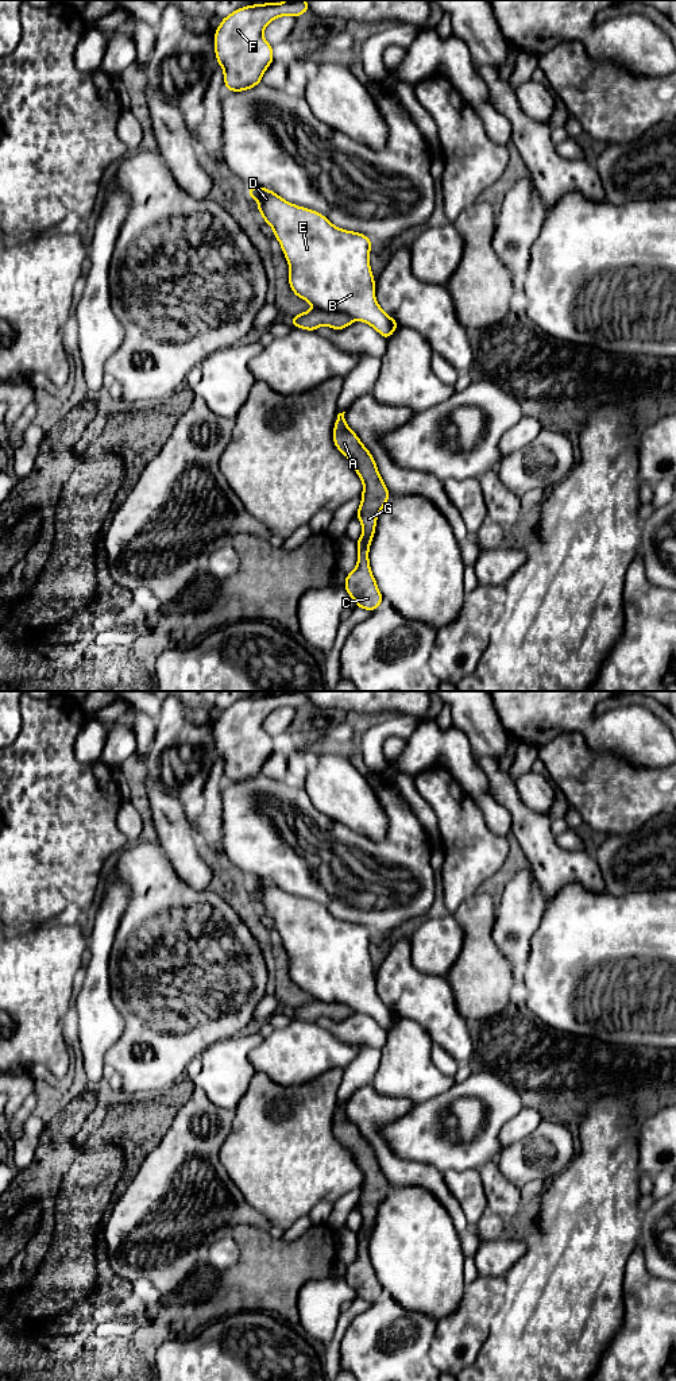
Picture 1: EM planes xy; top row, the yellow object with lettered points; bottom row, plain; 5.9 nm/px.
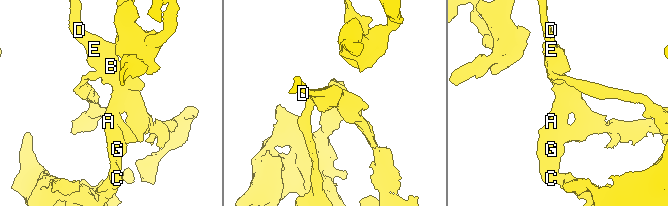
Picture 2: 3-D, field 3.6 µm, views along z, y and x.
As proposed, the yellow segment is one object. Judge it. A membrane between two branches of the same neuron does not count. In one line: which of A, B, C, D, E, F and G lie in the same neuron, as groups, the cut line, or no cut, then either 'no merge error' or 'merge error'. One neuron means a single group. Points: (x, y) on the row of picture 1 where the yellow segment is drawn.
A C G / B D E F | xy (315, 307), (325, 312), (344, 312), (354, 319) | merge error

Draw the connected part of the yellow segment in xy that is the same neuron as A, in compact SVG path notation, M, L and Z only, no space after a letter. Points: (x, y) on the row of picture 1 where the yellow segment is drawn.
M339 413L335 421L333 443L351 460L363 482L362 502L356 513L363 528L362 536L356 541L358 564L351 574L345 575L344 587L356 602L356 607L374 612L382 603L383 597L370 568L368 551L375 533L376 518L387 504L390 493L379 475L372 455L358 435L348 428L344 413Z

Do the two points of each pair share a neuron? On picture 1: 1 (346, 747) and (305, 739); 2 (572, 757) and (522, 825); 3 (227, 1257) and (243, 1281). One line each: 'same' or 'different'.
1: same
2: different
3: different

